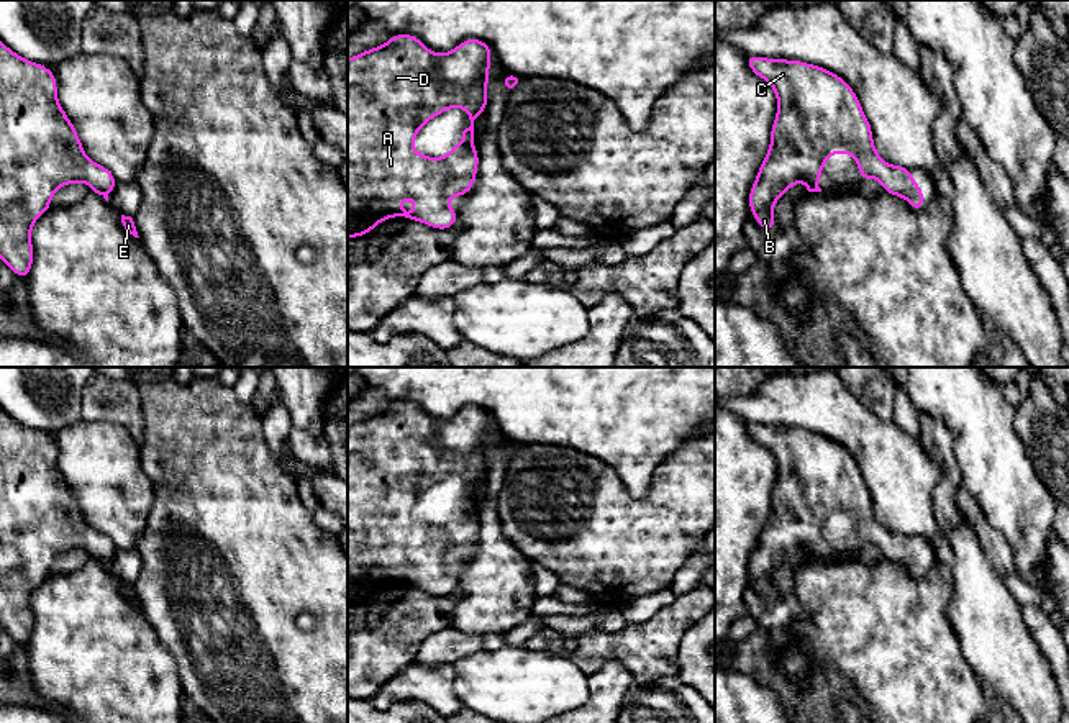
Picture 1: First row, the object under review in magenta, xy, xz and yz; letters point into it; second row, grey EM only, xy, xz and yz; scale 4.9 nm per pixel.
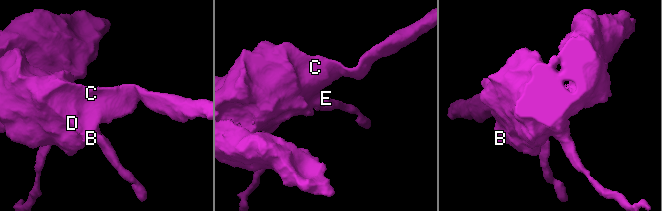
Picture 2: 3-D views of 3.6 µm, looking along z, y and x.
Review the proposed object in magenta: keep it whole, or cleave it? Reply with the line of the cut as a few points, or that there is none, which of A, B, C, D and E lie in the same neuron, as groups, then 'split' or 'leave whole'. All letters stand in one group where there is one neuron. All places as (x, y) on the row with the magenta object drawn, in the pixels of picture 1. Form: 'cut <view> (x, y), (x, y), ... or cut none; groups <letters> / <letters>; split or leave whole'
cut none; groups A B C D E; leave whole

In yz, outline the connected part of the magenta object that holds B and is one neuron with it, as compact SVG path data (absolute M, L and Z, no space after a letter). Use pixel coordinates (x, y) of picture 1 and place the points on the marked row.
M748 56L746 64L777 95L771 146L749 192L751 215L761 228L776 230L774 203L795 182L821 192L820 174L835 152L854 157L859 180L877 179L884 192L903 197L913 210L925 207L910 169L890 166L877 154L862 107L839 75L803 61Z

